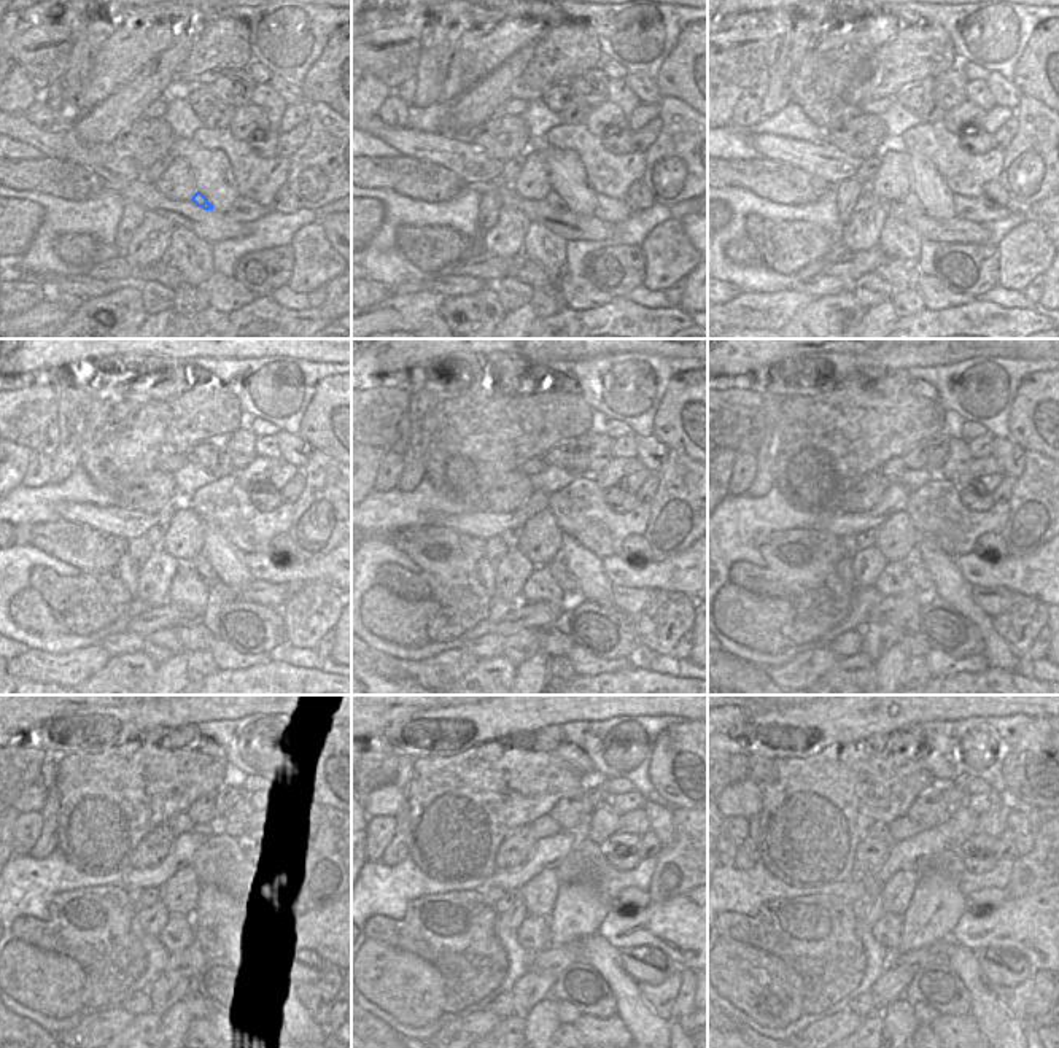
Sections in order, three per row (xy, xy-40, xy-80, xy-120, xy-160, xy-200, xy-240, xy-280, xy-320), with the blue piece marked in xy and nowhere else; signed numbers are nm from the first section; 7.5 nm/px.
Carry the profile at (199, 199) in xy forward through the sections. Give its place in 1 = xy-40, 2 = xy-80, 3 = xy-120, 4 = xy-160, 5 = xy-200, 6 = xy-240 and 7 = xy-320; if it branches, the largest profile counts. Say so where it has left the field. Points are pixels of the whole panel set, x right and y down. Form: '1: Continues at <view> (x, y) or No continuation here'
1: Continues at xy-40 (554, 199)
2: Continues at xy-80 (911, 201)
3: Continues at xy-120 (201, 563)
4: Continues at xy-160 (563, 576)
5: Continues at xy-200 (921, 578)
6: Continues at xy-240 (205, 939)
7: Continues at xy-320 (942, 950)

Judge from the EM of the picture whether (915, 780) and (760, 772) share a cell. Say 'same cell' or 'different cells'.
different cells

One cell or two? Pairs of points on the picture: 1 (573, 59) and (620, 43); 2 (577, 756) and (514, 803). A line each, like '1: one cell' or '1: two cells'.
1: two cells
2: two cells

